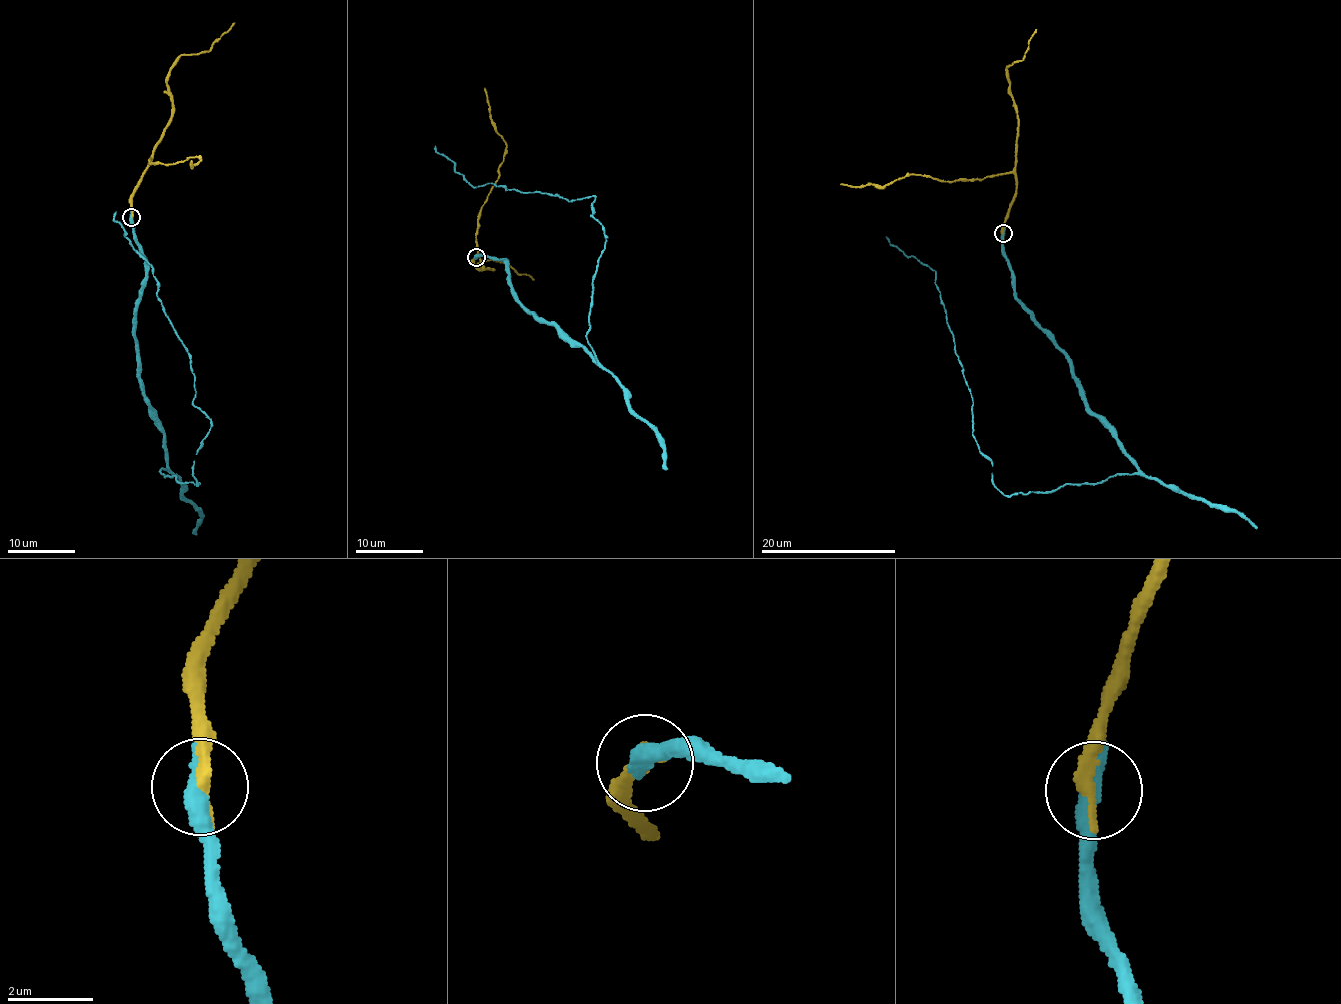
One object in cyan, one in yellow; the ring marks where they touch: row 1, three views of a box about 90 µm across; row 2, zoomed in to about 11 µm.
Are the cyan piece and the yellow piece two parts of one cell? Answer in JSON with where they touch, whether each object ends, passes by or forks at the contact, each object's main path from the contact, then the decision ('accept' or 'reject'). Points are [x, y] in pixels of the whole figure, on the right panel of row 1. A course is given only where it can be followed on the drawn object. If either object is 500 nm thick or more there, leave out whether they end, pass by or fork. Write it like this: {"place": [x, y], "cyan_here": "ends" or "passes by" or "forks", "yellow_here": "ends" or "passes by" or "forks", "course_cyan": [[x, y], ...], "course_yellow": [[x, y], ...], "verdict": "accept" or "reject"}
{"place": [1003, 233], "course_cyan": [[1003, 233], [1013, 296], [1136, 473], [1007, 495], [972, 432], [973, 398], [935, 273], [886, 237]], "course_yellow": [[1003, 233], [1017, 181], [1011, 172], [981, 179], [939, 181], [929, 175], [905, 176], [884, 186], [840, 183]], "verdict": "accept"}

